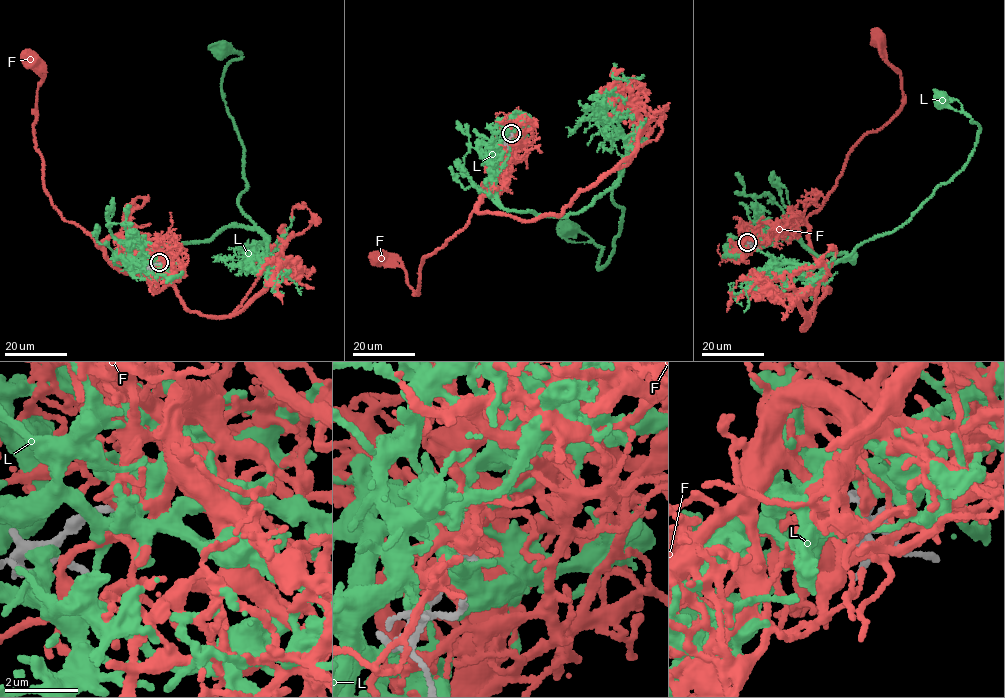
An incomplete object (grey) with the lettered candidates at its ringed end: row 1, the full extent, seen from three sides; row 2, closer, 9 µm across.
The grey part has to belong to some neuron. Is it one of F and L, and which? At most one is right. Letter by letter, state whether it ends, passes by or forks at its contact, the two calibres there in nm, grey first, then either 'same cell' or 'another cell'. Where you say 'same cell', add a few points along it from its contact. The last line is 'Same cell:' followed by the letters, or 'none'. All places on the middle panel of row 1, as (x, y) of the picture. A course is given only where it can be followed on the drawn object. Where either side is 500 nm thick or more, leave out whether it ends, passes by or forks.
F: it forks there; 110 nm thick on the grey side, 240 nm on the other; same cell; it runs (511, 133), (511, 156), (467, 226), (422, 257), (417, 294), (407, 284), (404, 270), (382, 255)
L: it forks there; 110 nm thick on the grey side, 380 nm on the other; another cell
Same cell: F

